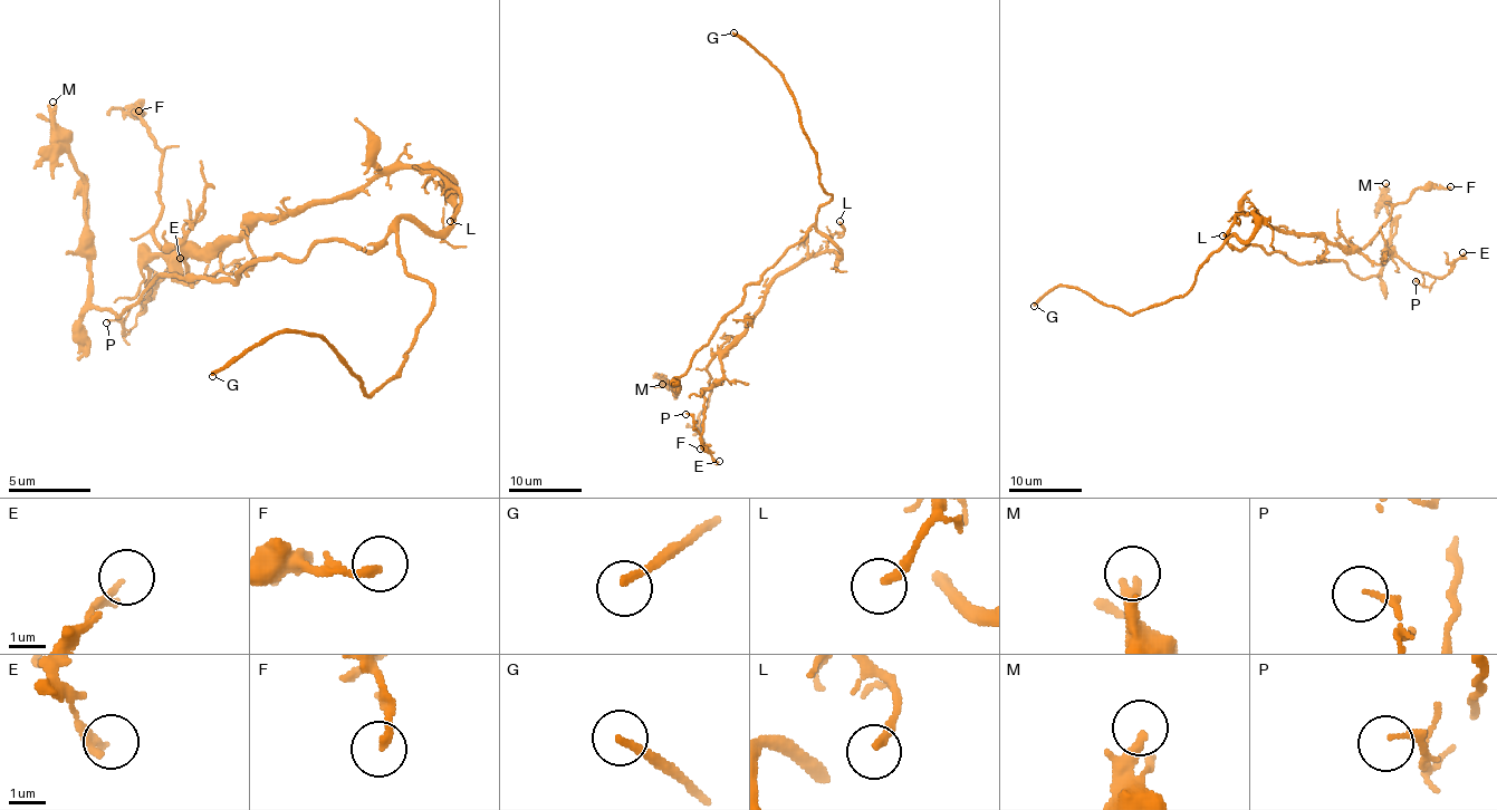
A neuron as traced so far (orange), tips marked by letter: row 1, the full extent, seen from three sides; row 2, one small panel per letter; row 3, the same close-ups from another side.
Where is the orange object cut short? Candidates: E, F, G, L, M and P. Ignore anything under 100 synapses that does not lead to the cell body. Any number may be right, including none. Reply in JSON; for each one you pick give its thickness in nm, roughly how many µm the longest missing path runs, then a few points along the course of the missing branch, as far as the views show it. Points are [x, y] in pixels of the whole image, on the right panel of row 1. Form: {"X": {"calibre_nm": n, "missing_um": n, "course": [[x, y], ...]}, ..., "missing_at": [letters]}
{"G": {"calibre_nm": 200, "missing_um": 15}, "missing_at": ["G"]}

